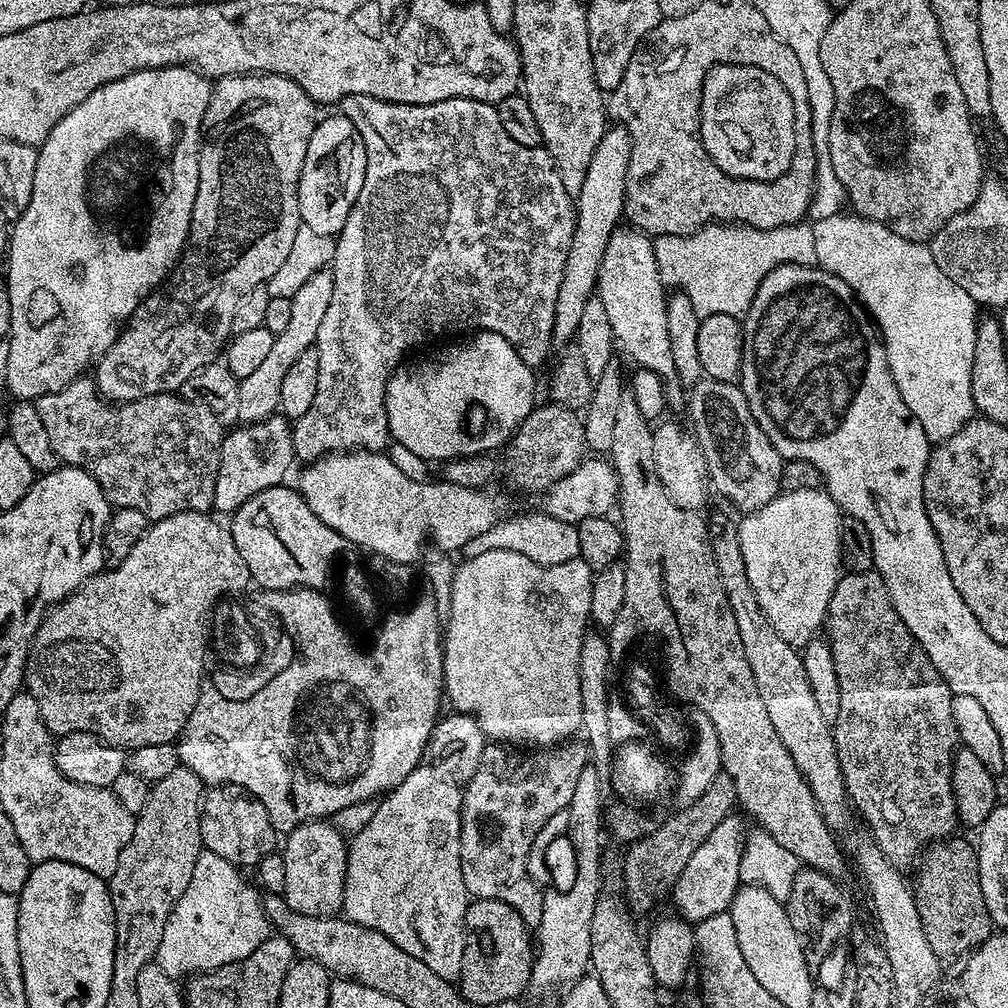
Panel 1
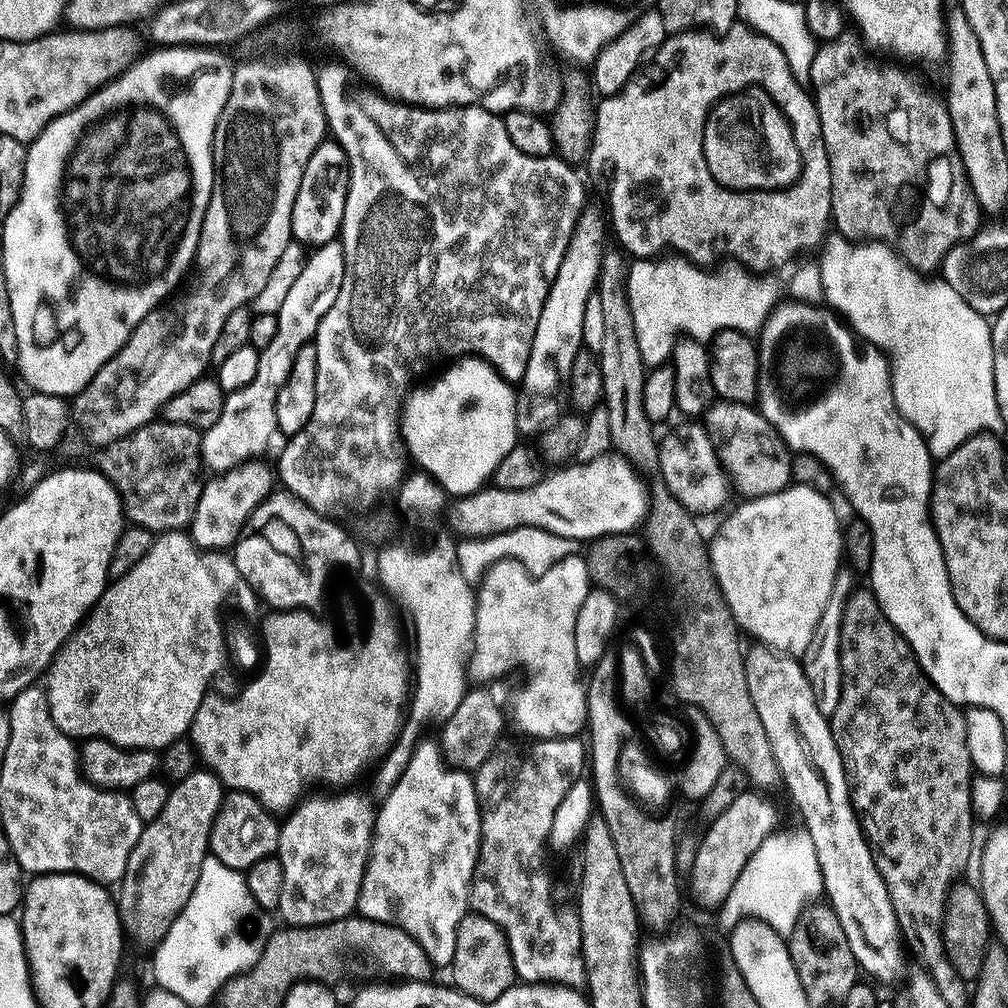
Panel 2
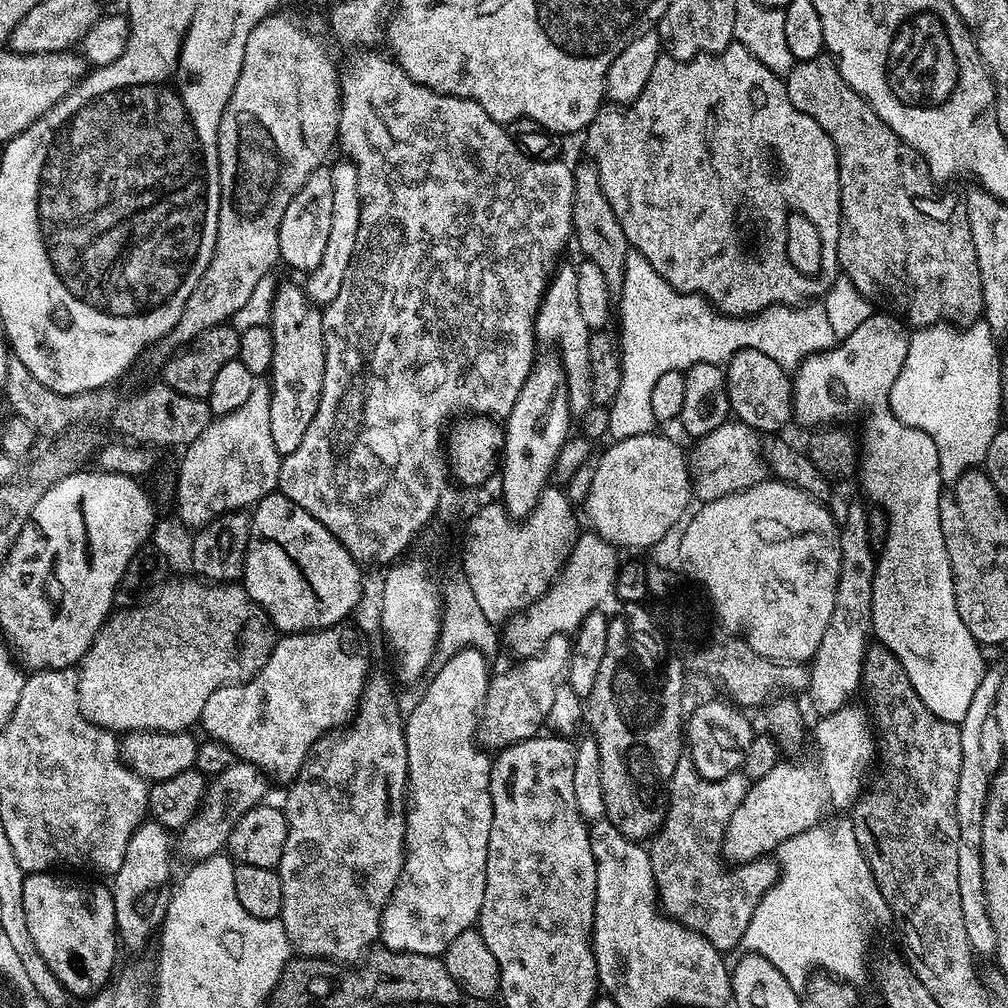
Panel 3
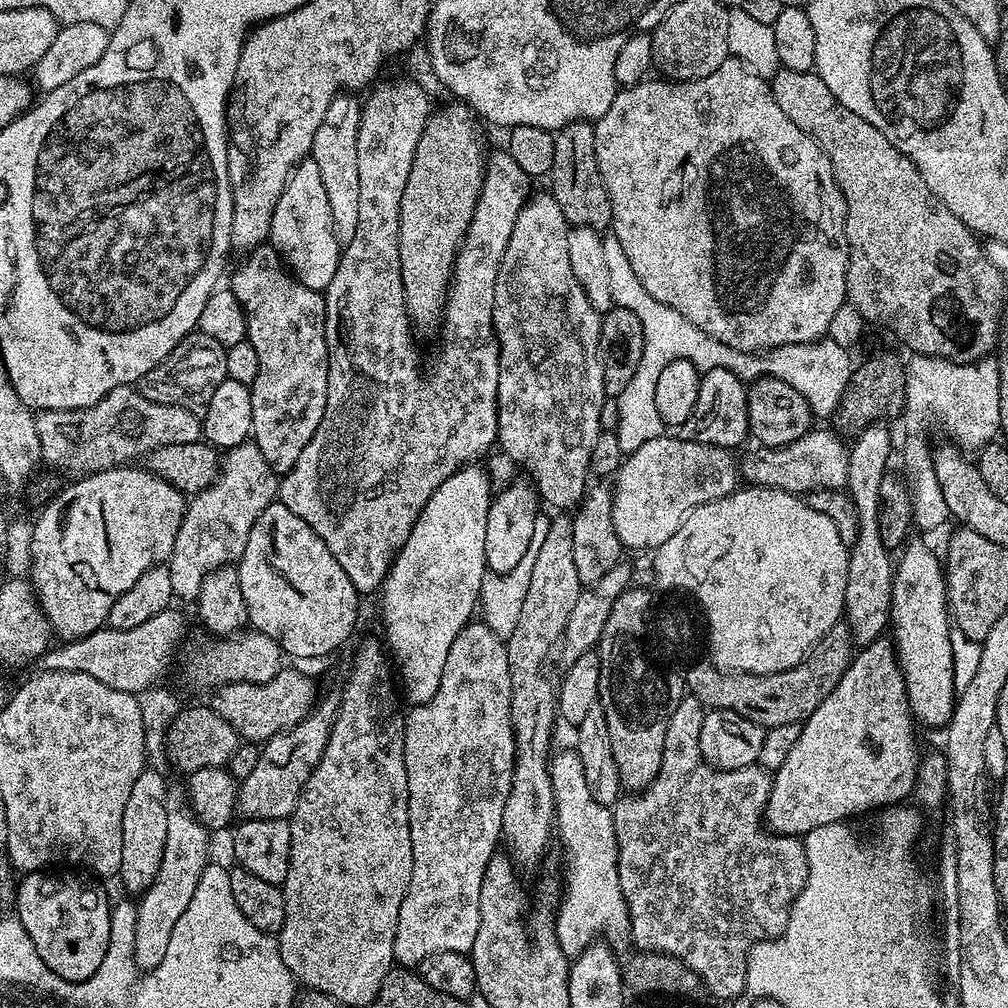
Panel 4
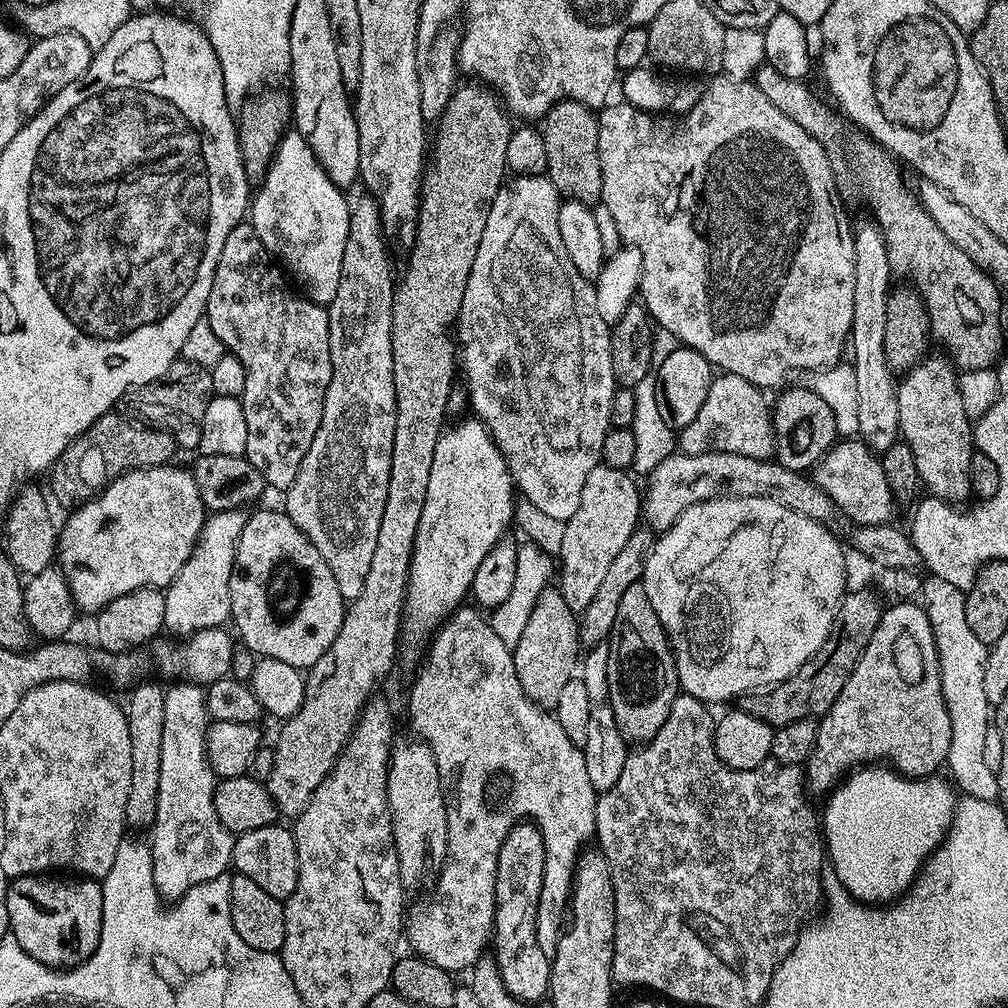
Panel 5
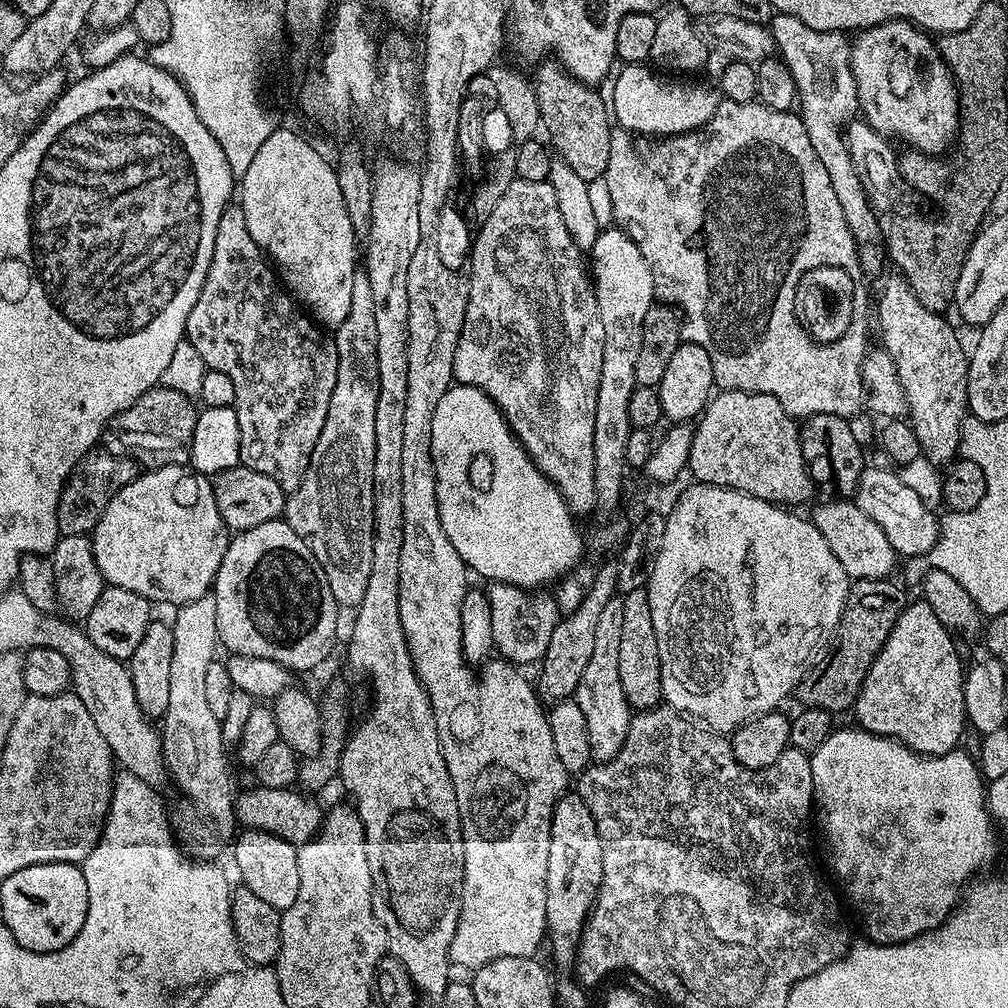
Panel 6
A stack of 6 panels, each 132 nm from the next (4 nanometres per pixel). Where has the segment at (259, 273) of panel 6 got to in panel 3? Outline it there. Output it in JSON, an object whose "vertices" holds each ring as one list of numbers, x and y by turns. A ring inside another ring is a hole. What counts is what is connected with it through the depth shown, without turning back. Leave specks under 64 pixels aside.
{"vertices":[[281,283,272,303,270,327,274,338,270,373,270,435,274,437,274,450,278,450,283,458,302,446,302,438,306,438,306,430,310,430,310,422,314,422,324,389,324,313,309,300,299,283]]}

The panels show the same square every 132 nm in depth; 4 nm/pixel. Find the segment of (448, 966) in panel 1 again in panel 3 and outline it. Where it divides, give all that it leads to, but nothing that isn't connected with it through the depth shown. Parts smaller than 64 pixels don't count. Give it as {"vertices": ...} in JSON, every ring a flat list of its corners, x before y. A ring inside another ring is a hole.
{"vertices":[[466,648,454,653,450,659,443,661,436,673,431,673,432,681,419,693,419,700,414,710,404,721,404,737,406,738,406,758,408,759,408,786,406,789,406,815,404,818,404,865,400,871,398,882,386,902,380,915,379,943,396,952,413,952,427,956,440,956,458,934,473,927,480,919,482,910,482,894,486,890,486,850,490,842,490,826,492,825,492,799,490,798,490,770,492,760,489,753,476,742,476,723,480,720,480,707,484,704,484,695,488,689,490,671,489,661,478,649]]}

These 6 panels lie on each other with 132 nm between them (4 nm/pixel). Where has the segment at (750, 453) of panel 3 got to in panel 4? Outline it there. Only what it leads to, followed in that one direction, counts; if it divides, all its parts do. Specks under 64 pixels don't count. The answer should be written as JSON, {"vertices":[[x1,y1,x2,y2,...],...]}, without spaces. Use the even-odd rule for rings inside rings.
{"vertices":[[817,427,792,444,781,448,757,447,753,456,742,460,742,476,749,485,779,488,781,492,807,494,817,490,840,490,848,483,849,449,838,437]]}

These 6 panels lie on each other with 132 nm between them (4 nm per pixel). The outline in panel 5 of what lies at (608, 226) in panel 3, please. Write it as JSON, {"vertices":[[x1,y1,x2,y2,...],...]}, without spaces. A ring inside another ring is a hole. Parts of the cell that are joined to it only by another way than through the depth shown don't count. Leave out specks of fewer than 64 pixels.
{"vertices":[[559,100,548,111,542,124,548,155,548,179,561,197,589,206,595,205,602,194,602,166,598,154,599,125,597,113,577,100]]}

